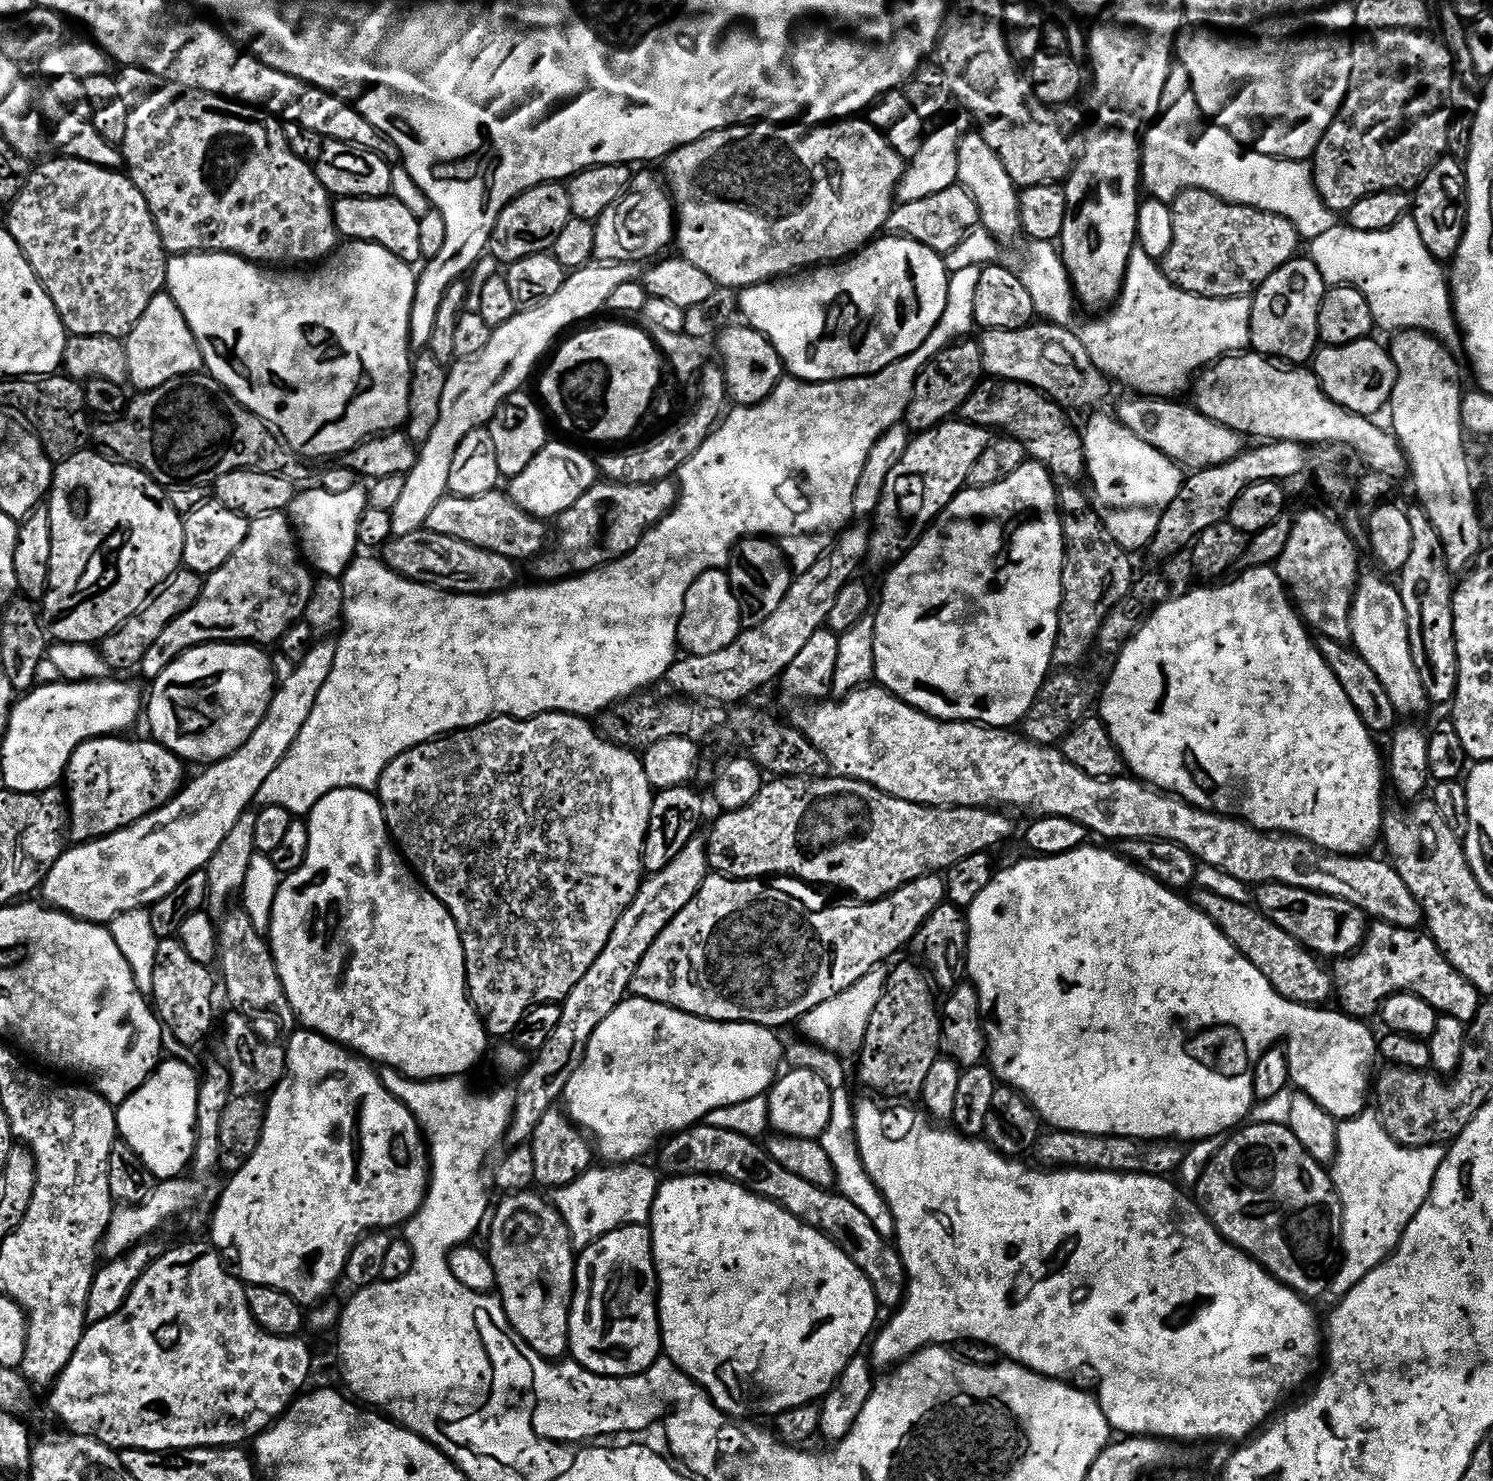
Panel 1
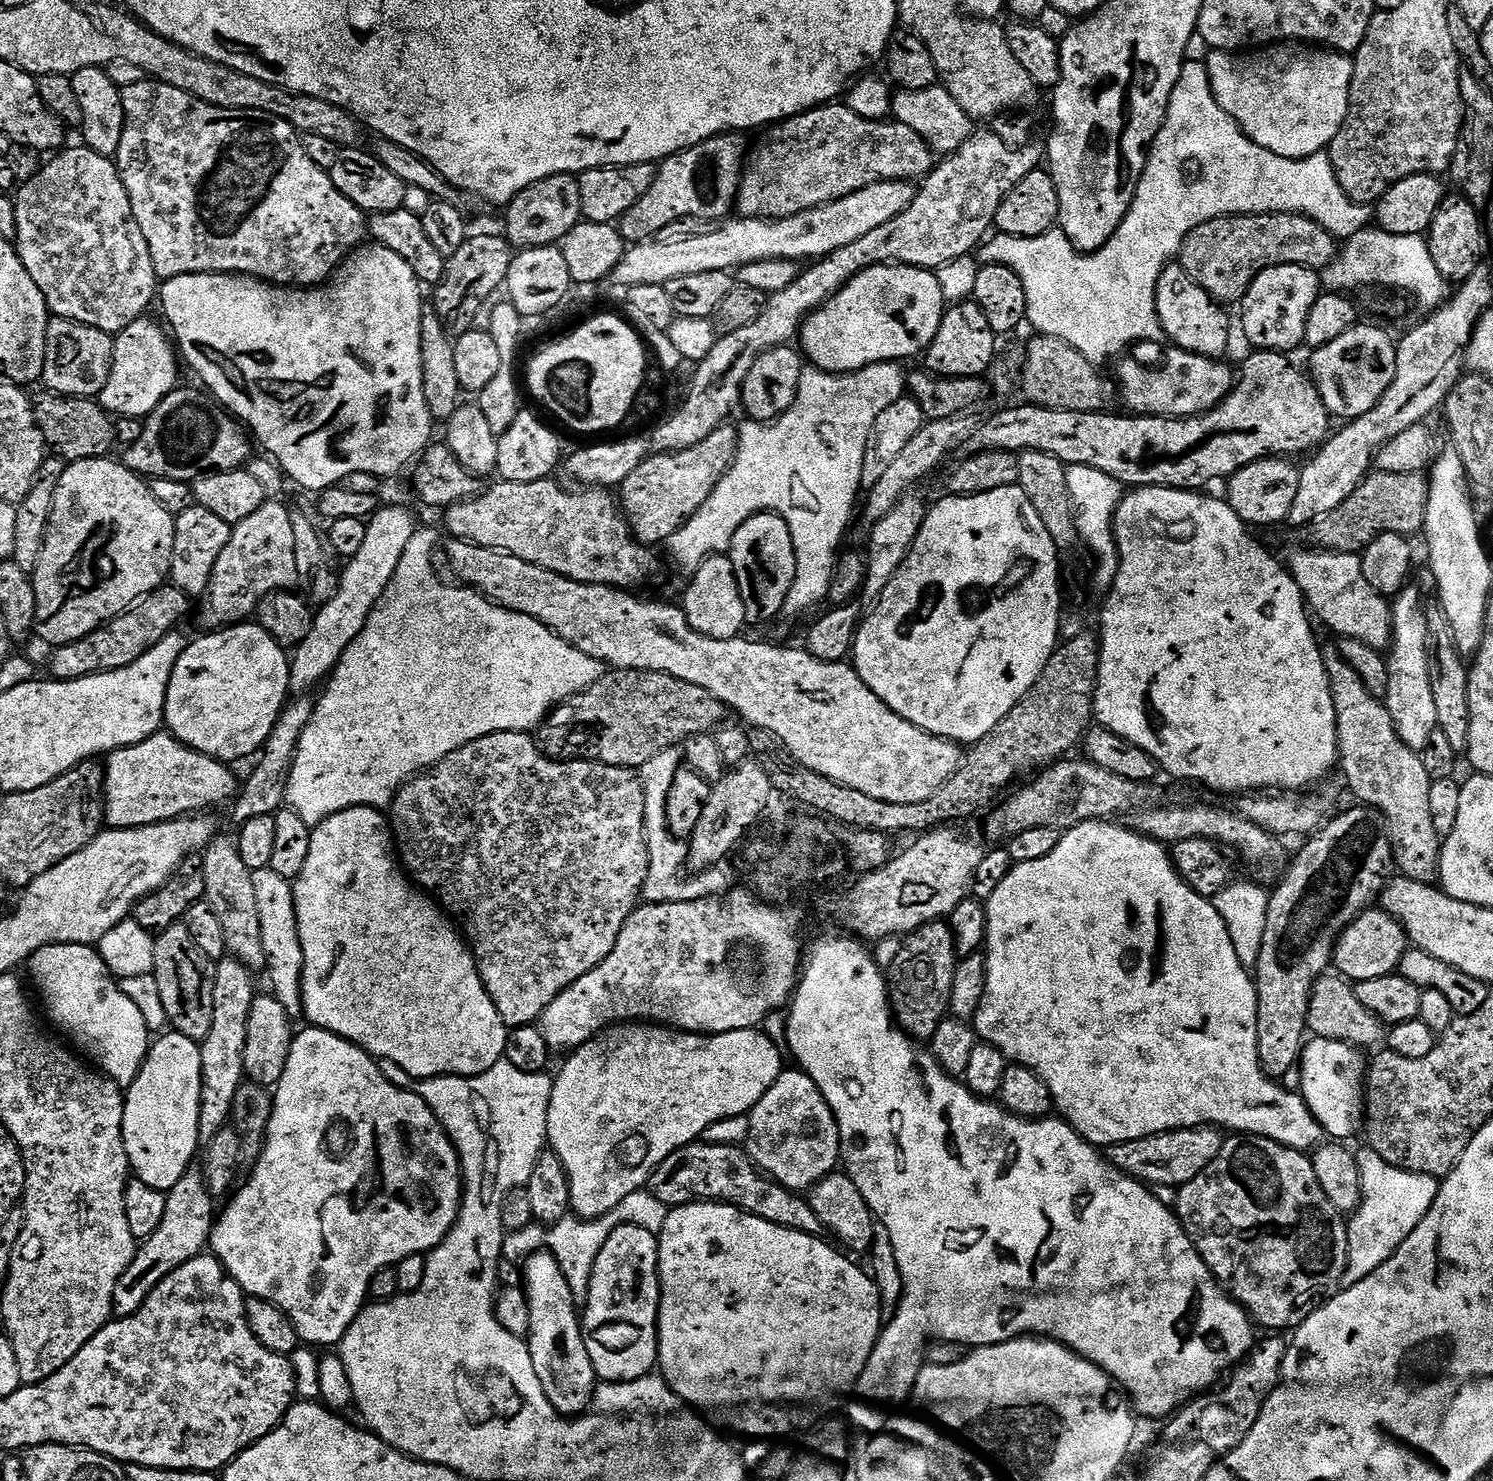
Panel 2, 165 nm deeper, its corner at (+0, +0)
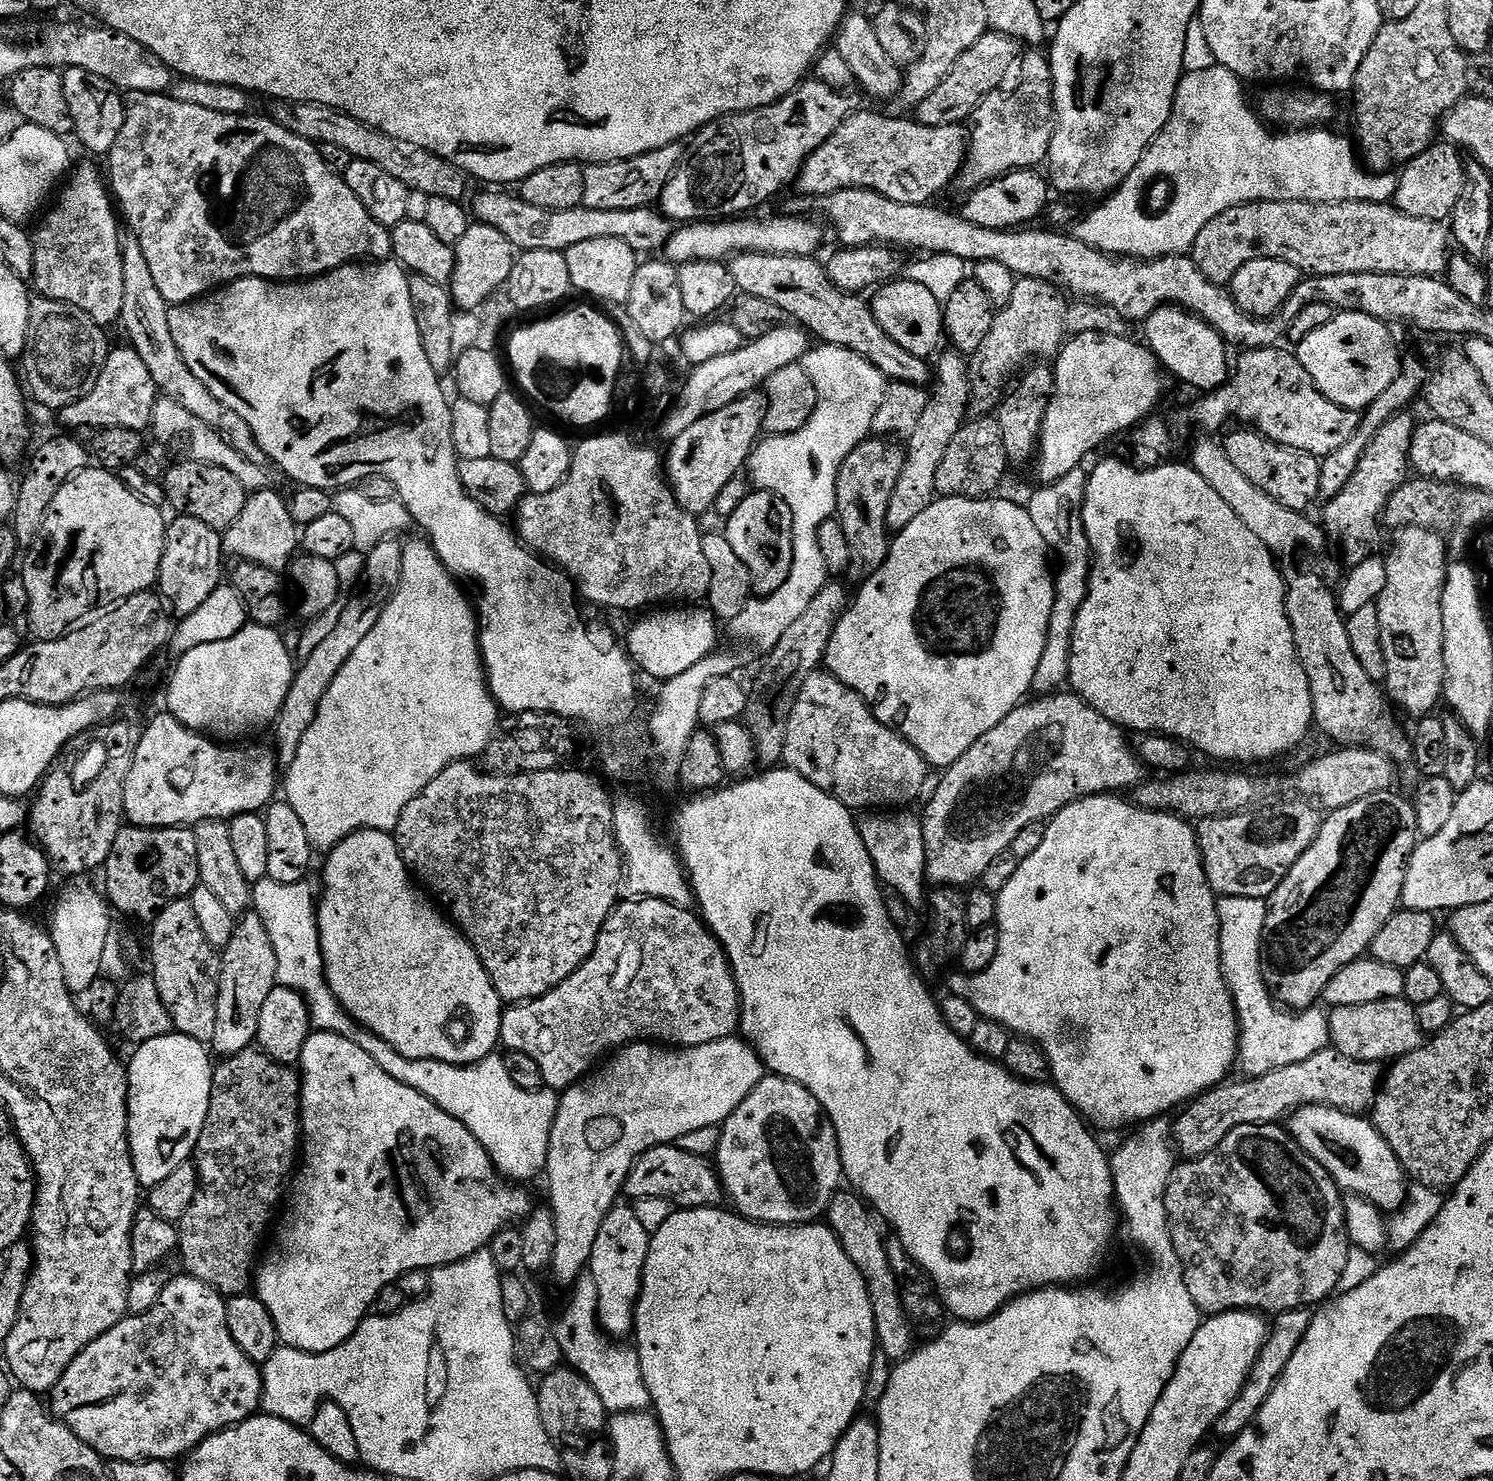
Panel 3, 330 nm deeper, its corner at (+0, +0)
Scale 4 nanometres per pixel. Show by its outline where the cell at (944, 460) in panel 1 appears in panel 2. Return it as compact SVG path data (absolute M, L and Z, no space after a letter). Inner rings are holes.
M1263 350L1249 351L1249 356L1245 358L1244 365L1238 368L1238 375L1235 377L1232 392L1218 406L1214 406L1208 412L1203 412L1197 416L1145 416L1143 414L1123 414L1124 416L1111 416L1111 411L1103 412L1071 412L1065 408L1044 408L1040 404L1023 402L1017 408L1004 408L1001 412L996 412L988 421L981 423L977 427L976 433L966 442L966 448L969 453L978 452L1015 452L1017 454L1032 451L1045 452L1054 458L1061 460L1064 465L1077 464L1078 466L1090 466L1094 470L1102 470L1102 474L1110 474L1110 478L1117 480L1122 486L1139 486L1141 488L1186 488L1189 490L1207 489L1207 484L1212 484L1215 480L1220 482L1227 481L1229 476L1237 472L1239 468L1244 468L1256 460L1268 458L1288 458L1293 454L1291 452L1306 452L1315 450L1328 439L1330 427L1330 413L1328 408L1322 402L1320 391L1316 388L1316 382L1311 375L1299 372L1291 364L1289 357L1283 352L1266 352Z

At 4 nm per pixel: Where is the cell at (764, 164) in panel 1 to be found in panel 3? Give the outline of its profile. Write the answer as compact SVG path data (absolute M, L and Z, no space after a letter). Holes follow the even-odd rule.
M853 111L851 116L838 126L838 130L834 130L834 134L830 138L826 138L826 142L822 142L822 146L818 146L818 150L814 150L814 154L810 154L810 158L806 158L806 162L801 166L798 175L798 184L806 195L811 198L819 198L821 196L829 196L834 192L841 192L847 188L865 188L871 192L882 194L886 198L890 198L894 202L906 202L907 204L927 204L935 201L935 196L947 186L948 183L955 181L960 175L960 169L964 167L964 158L968 155L968 129L964 124L951 124L950 126L926 126L917 122L915 119L899 120L896 116L883 116L880 112L860 112Z

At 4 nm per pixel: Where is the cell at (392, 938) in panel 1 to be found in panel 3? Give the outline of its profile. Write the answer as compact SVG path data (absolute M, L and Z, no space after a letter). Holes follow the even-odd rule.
M360 828L342 842L338 842L338 846L334 846L332 851L327 853L325 860L328 861L324 864L324 893L321 891L318 896L316 921L322 942L322 958L324 959L326 978L340 1005L351 1014L360 1027L370 1030L378 1038L382 1038L382 1042L390 1042L390 1046L394 1046L394 1050L398 1050L400 1054L411 1060L437 1060L447 1064L476 1064L493 1055L500 1044L500 1023L504 1017L500 995L494 990L494 986L490 982L478 954L472 948L471 942L464 937L464 933L456 927L455 923L433 903L429 893L418 887L417 881L404 864L400 847L396 845L395 835L382 830Z

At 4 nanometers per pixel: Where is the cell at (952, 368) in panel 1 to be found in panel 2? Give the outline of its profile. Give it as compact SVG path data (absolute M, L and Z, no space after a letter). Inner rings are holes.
M965 299L965 304L956 304L947 309L938 326L938 334L934 334L932 344L923 353L923 367L935 376L978 376L983 377L991 369L996 356L998 337L990 330L990 322L986 322L986 314L976 305L975 300Z

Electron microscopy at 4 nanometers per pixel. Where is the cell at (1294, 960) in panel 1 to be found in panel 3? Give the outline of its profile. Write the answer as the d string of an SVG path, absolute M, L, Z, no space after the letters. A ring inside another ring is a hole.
M1403 998L1365 1002L1363 1006L1343 1004L1327 1013L1328 1039L1331 1047L1351 1060L1361 1060L1367 1064L1383 1065L1384 1060L1395 1062L1400 1057L1418 1050L1425 1043L1425 1033L1421 1031L1416 1017L1416 1005Z

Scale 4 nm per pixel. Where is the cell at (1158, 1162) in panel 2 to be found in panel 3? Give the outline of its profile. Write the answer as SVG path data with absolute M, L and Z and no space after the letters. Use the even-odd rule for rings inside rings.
M1329 1046L1310 1054L1310 1058L1302 1062L1294 1062L1294 1066L1282 1066L1261 1076L1243 1079L1233 1079L1208 1089L1179 1113L1181 1116L1176 1124L1174 1120L1170 1131L1175 1151L1179 1155L1181 1152L1184 1160L1198 1160L1210 1154L1222 1138L1238 1126L1275 1124L1306 1104L1326 1104L1339 1112L1367 1113L1382 1087L1382 1068L1379 1064L1346 1058Z

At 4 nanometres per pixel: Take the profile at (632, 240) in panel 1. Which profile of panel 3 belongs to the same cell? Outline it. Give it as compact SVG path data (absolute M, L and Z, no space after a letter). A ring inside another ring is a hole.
M808 78L790 94L786 94L780 100L775 100L770 106L762 106L749 112L736 112L733 116L724 116L721 120L712 121L691 137L690 148L692 144L693 150L696 151L696 157L693 160L691 157L687 162L681 164L680 169L670 178L670 182L666 182L666 190L662 190L658 201L659 211L663 212L673 222L704 222L707 220L716 222L721 218L740 218L745 214L755 213L752 212L755 208L760 208L767 200L774 199L791 180L793 183L793 180L800 173L801 166L806 162L806 158L810 158L810 154L814 154L814 150L818 150L818 146L822 146L822 142L826 142L826 138L830 138L834 134L834 130L838 130L838 126L847 116L851 116L853 111L854 105L852 105L852 100L848 97L848 94L826 86L815 78Z

